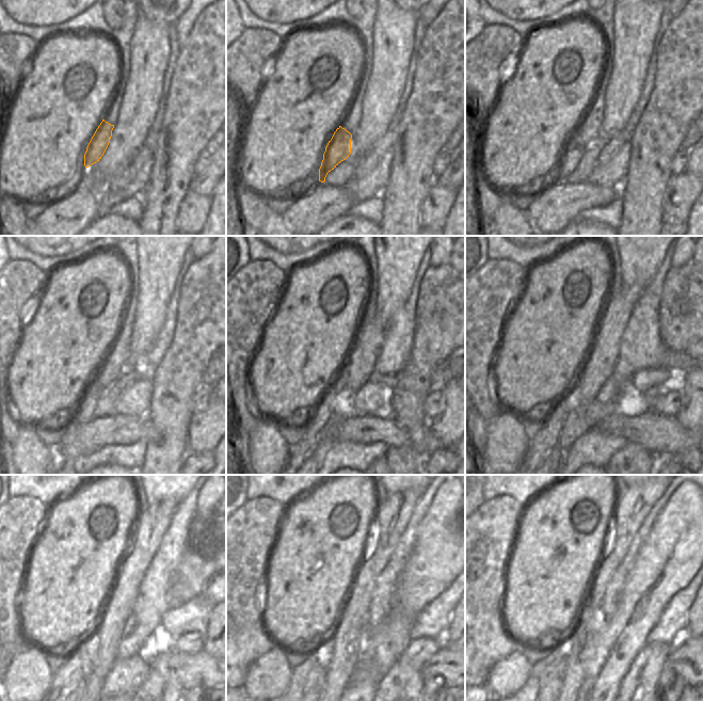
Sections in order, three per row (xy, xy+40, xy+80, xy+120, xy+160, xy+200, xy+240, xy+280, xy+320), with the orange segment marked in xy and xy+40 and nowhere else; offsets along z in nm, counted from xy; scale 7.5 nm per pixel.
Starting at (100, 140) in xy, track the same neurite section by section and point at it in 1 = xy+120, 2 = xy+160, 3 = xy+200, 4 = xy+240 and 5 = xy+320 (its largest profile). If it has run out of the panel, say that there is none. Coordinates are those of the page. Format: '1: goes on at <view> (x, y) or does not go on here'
1: goes on at xy+120 (83, 414)
2: goes on at xy+160 (322, 413)
3: goes on at xy+200 (546, 439)
4: goes on at xy+240 (68, 678)
5: goes on at xy+320 (529, 691)

